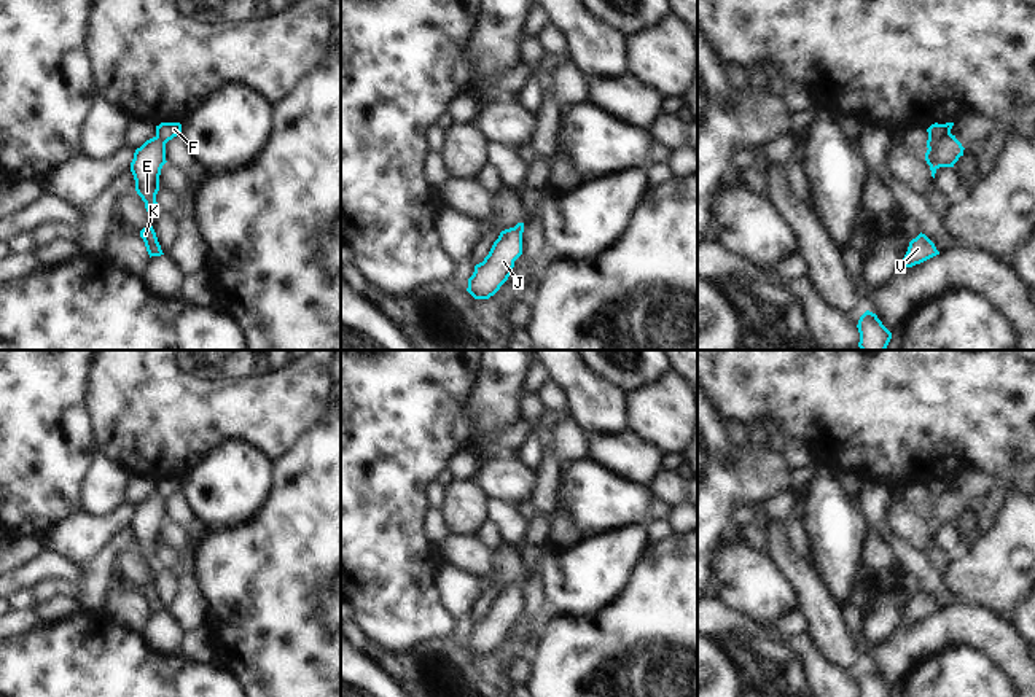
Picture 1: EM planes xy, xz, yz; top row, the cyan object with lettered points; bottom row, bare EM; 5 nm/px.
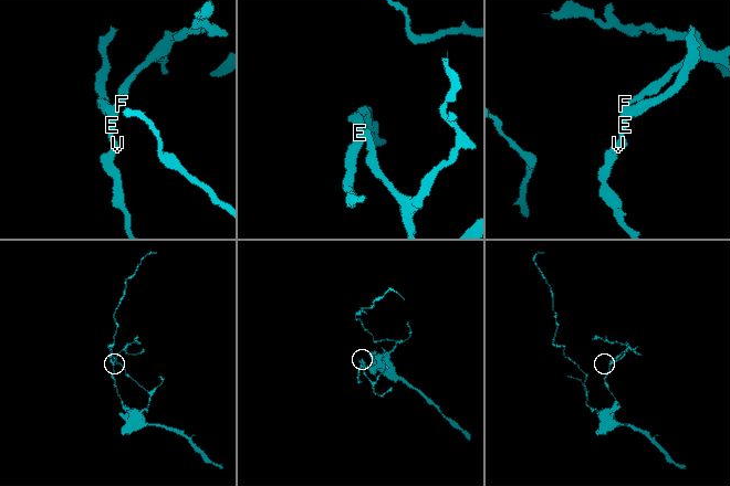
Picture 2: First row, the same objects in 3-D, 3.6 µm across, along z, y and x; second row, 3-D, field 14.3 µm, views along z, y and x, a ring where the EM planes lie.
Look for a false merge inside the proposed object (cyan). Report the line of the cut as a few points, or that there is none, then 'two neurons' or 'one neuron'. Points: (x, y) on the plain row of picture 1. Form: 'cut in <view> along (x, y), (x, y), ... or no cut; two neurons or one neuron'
cut in yz along (949, 489), (929, 506); two neurons

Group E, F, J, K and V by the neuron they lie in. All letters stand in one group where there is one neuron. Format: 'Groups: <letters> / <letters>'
Groups: E J K V / F.

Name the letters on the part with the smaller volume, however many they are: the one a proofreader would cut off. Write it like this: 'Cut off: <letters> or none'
Cut off: F

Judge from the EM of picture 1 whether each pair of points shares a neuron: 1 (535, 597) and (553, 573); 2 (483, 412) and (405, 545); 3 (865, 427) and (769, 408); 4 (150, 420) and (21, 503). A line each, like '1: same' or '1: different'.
1: different
2: different
3: same
4: different

